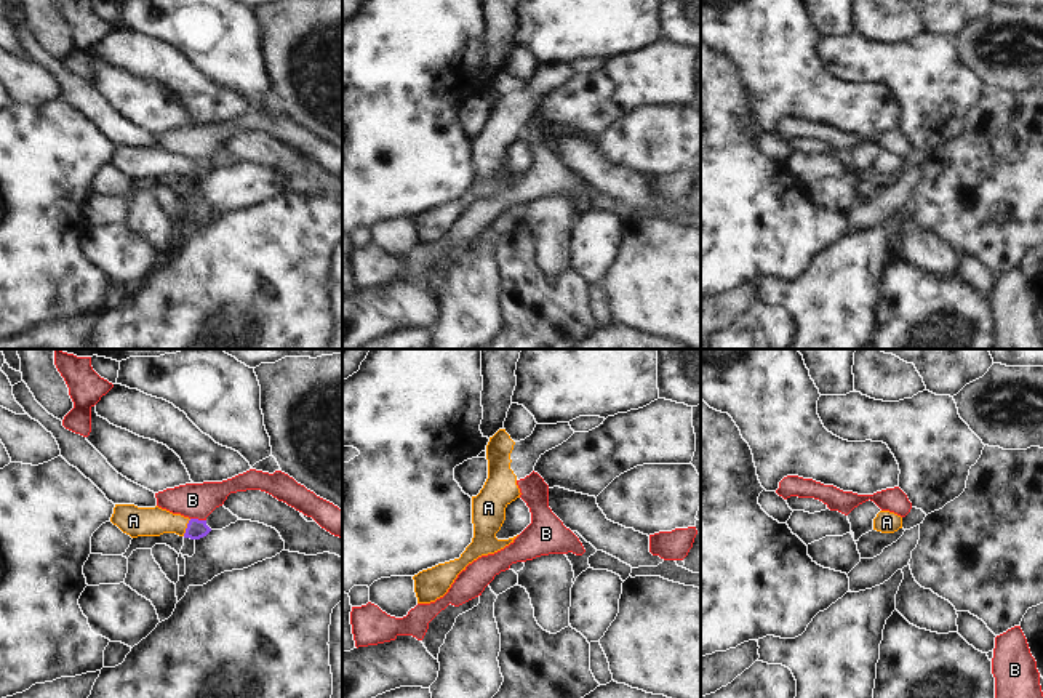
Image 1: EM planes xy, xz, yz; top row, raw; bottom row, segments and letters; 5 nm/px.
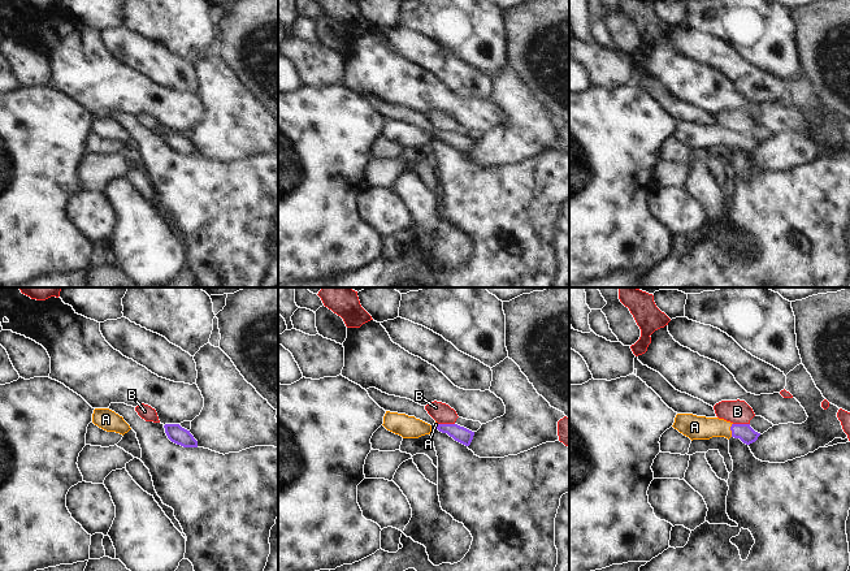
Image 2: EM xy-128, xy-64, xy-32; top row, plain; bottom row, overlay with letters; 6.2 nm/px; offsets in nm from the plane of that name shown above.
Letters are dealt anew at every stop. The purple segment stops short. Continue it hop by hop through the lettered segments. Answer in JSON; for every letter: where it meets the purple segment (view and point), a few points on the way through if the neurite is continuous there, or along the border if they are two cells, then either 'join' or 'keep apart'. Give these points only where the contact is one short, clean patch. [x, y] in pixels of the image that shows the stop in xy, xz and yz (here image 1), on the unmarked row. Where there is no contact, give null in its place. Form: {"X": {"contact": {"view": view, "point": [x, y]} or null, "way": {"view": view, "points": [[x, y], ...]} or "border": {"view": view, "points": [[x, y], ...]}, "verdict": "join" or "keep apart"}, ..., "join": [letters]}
{"A": {"contact": {"view": "xy", "point": [187, 168]}, "way": {"view": "xy", "points": [[195, 170], [187, 168], [163, 162], [139, 162]]}, "verdict": "join"}, "B": {"contact": {"view": "xy", "point": [197, 160]}, "verdict": "keep apart"}, "join": ["A"]}

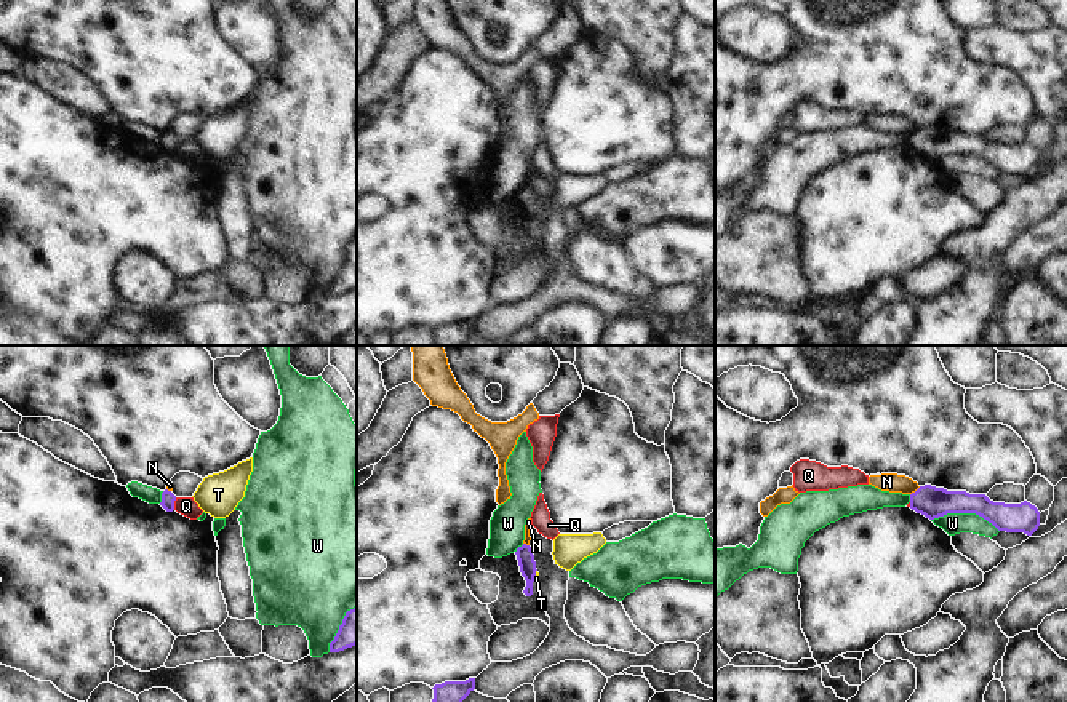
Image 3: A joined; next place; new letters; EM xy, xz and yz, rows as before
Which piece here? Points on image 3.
{"N": {"contact": {"view": "yz", "point": [917, 131]}, "border": {"view": "yz", "points": [[920, 128], [911, 136]]}, "verdict": "keep apart"}, "Q": {"contact": {"view": "xy", "point": [173, 146]}, "border": {"view": "xy", "points": [[176, 139], [173, 151]]}, "verdict": "keep apart"}, "T": {"contact": {"view": "xz", "point": [535, 216]}, "way": {"view": "xz", "points": [[525, 199], [527, 208], [535, 216], [536, 219]]}, "verdict": "join"}, "W": {"contact": {"view": "yz", "point": [965, 154]}, "verdict": "keep apart"}, "join": ["T"]}

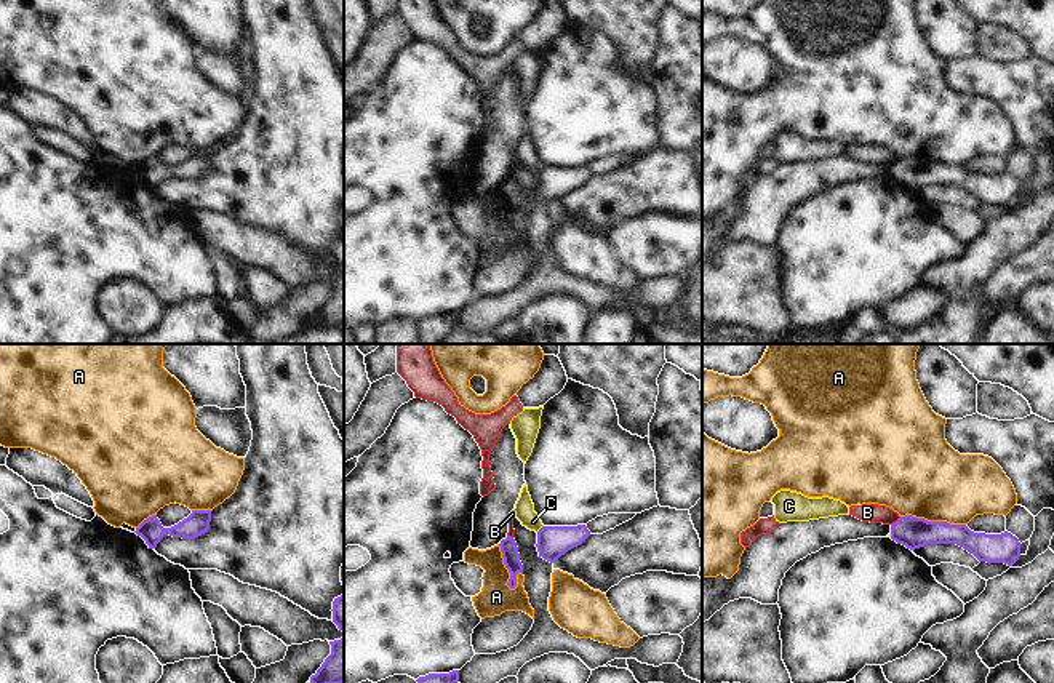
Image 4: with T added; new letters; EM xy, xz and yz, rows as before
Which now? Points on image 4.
{"A": {"contact": {"view": "xz", "point": [506, 208]}, "border": {"view": "xz", "points": [[498, 186], [503, 205], [509, 215], [507, 226], [514, 231]]}, "verdict": "keep apart"}, "B": {"contact": {"view": "yz", "point": [898, 162]}, "border": {"view": "yz", "points": [[901, 159], [891, 167]]}, "verdict": "keep apart"}, "C": {"contact": {"view": "xz", "point": [541, 170]}, "border": {"view": "xz", "points": [[542, 167], [536, 173]]}, "verdict": "keep apart"}, "join": []}

